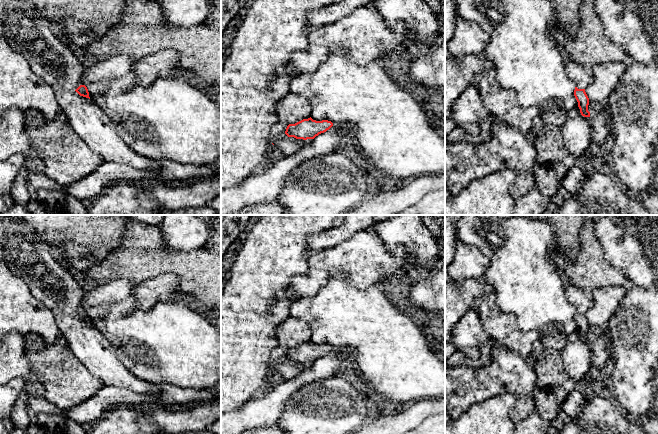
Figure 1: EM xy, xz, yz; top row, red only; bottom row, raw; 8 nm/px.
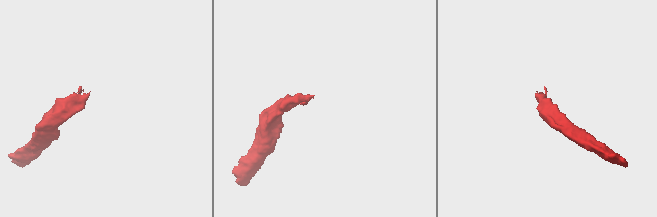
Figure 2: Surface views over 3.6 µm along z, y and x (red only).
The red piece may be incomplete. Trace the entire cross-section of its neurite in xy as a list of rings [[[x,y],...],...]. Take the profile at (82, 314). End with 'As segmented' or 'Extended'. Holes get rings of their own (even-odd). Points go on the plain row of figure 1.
[[[115,279],[106,283],[97,284],[85,294],[81,309],[75,315],[80,320],[90,323],[88,313],[85,310],[87,306],[110,306],[119,303],[131,296],[136,283],[125,279]]]. Extended

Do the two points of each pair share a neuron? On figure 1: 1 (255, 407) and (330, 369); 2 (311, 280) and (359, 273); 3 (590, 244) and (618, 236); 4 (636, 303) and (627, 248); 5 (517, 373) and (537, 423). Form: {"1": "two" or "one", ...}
{"1": "one", "2": "one", "3": "two", "4": "two", "5": "two"}

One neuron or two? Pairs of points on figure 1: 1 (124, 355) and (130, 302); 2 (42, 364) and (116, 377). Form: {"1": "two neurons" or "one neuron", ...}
{"1": "one neuron", "2": "two neurons"}

